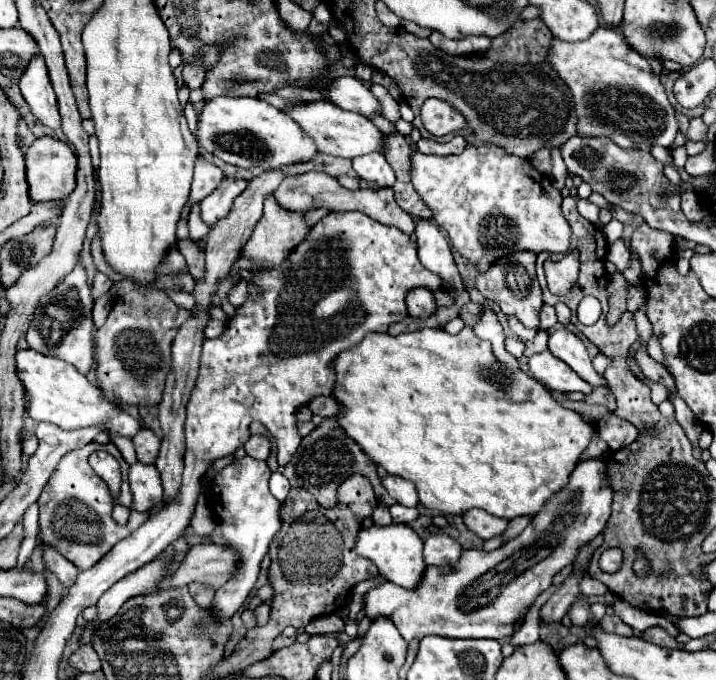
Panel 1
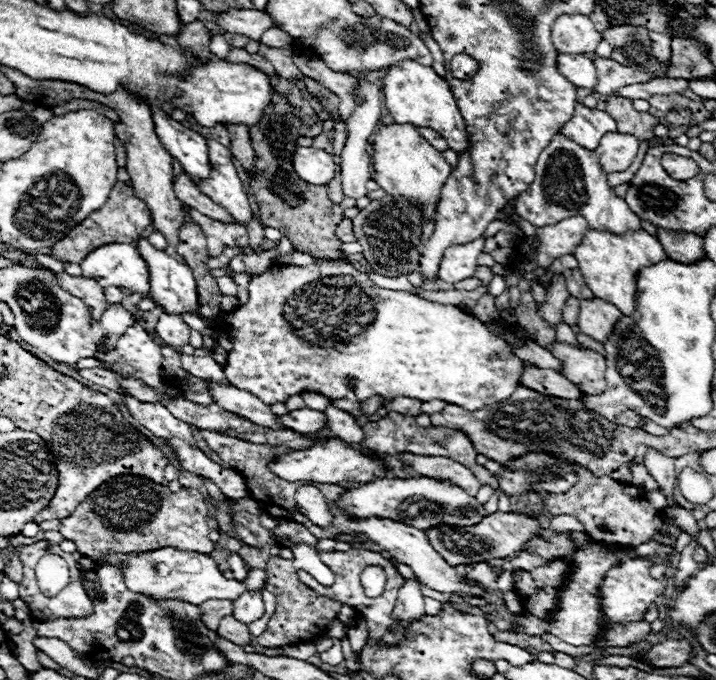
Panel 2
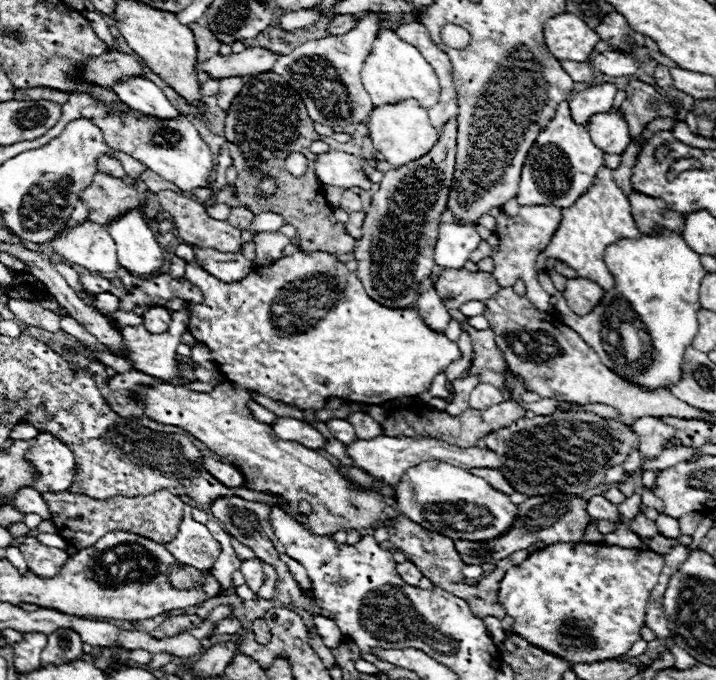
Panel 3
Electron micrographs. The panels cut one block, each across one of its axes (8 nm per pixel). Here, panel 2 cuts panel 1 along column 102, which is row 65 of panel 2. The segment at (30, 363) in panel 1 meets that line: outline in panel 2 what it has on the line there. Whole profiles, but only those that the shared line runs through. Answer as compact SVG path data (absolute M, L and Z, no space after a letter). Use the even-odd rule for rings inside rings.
M402 60L400 64L392 66L386 70L388 74L384 76L384 104L392 118L398 124L414 124L418 128L432 128L440 136L446 138L448 146L456 152L462 154L468 150L468 132L464 118L458 110L456 98L448 86L448 82L434 72L430 66L422 66L414 60Z

